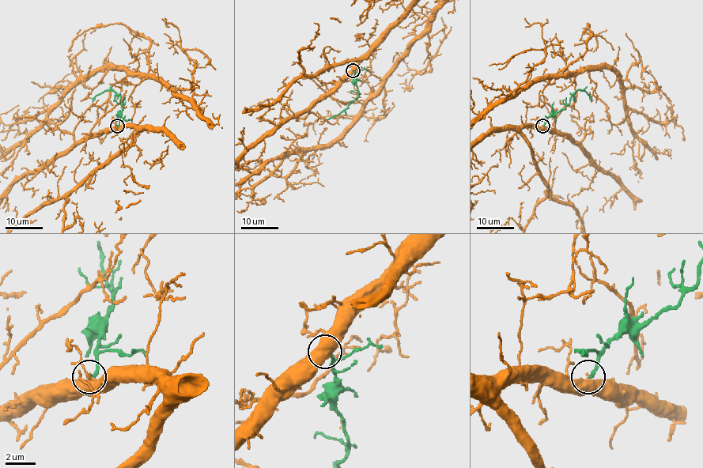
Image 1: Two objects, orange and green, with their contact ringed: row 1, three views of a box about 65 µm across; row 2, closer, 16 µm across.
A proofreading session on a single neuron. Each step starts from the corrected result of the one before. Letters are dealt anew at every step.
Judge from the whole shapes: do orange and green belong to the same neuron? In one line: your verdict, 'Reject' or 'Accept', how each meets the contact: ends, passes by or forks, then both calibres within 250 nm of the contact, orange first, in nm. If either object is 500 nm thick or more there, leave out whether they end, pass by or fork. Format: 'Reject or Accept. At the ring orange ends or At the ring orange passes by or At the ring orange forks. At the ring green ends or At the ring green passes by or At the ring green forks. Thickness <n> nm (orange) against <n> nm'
Reject. Thickness 600 nm (orange) against 200 nm

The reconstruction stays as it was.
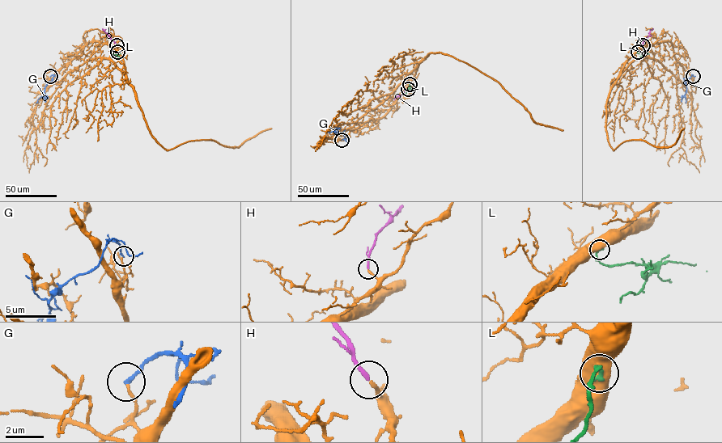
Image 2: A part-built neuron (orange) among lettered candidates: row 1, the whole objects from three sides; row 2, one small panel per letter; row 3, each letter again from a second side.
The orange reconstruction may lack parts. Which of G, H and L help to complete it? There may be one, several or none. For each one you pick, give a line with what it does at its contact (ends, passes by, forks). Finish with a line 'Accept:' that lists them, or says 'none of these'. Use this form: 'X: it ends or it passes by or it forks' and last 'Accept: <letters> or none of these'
H: it ends
Accept: H

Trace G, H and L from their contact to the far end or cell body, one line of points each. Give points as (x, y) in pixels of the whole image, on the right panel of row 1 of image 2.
G: (693, 76), (685, 81), (685, 103)
H: (643, 45), (653, 28)
L: (638, 52), (648, 54)

